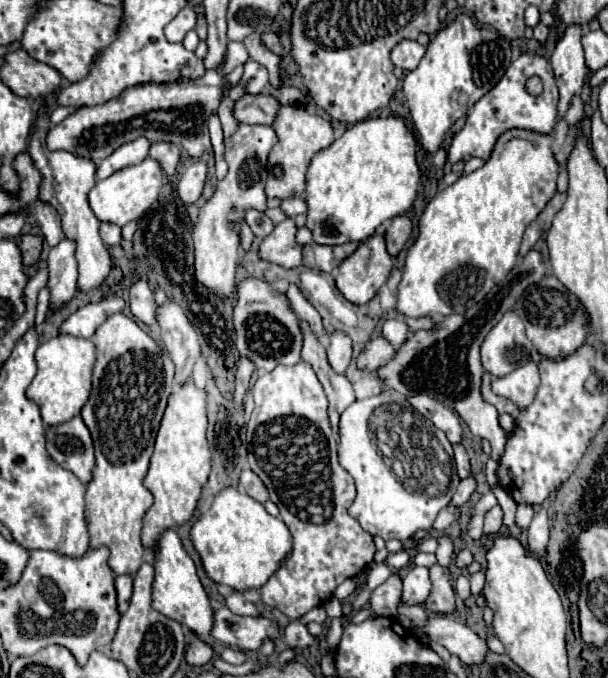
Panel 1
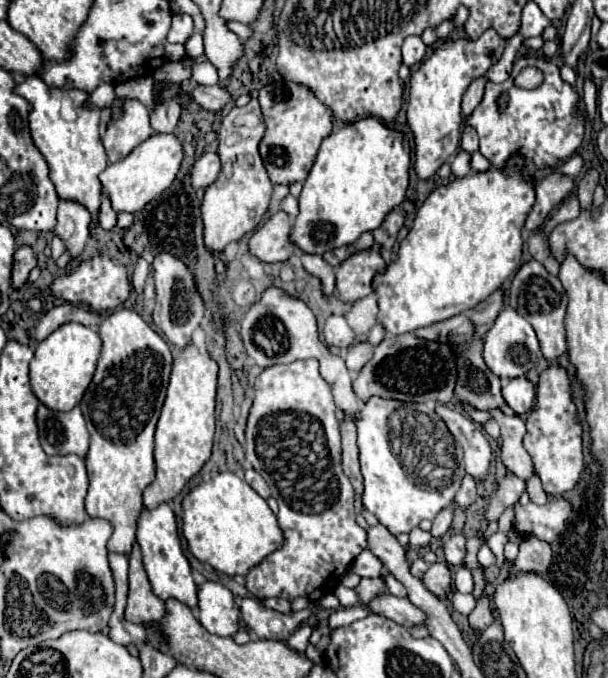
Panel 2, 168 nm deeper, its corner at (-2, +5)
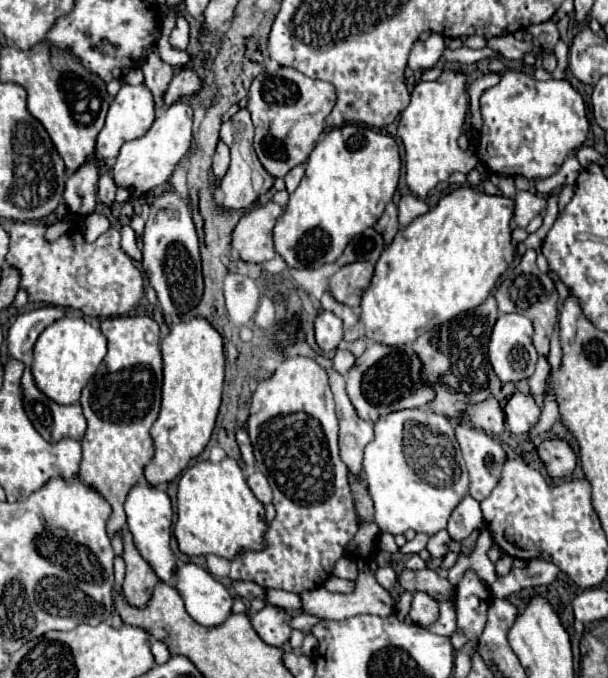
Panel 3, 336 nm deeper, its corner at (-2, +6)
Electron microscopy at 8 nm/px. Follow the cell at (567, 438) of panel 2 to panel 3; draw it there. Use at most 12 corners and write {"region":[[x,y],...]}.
{"region":[[561,440],[543,442],[539,458],[553,478],[571,474],[577,462]]}

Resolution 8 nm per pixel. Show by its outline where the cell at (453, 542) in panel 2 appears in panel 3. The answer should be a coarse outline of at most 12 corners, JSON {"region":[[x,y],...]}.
{"region":[[445,530],[433,534],[427,550],[433,558],[443,558],[449,546]]}

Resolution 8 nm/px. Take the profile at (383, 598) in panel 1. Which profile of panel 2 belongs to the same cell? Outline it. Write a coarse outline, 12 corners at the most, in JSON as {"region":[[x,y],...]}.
{"region":[[383,577],[361,579],[355,587],[361,603],[389,593]]}

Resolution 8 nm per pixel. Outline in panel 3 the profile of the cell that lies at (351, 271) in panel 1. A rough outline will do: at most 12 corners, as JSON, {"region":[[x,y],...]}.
{"region":[[353,262],[329,278],[329,292],[341,304],[359,306],[371,282],[373,264]]}

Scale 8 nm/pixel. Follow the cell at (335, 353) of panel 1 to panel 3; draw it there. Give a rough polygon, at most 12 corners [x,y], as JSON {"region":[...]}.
{"region":[[323,310],[315,318],[317,346],[327,354],[343,338],[343,322]]}

